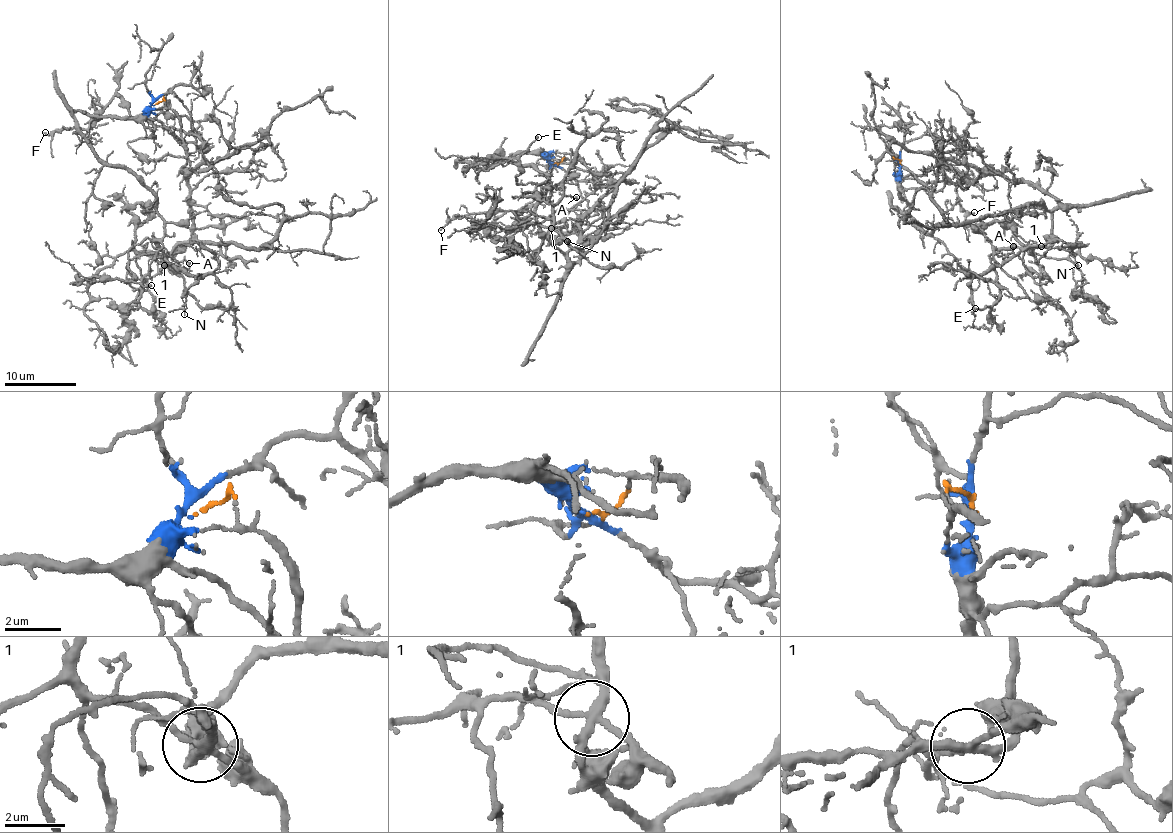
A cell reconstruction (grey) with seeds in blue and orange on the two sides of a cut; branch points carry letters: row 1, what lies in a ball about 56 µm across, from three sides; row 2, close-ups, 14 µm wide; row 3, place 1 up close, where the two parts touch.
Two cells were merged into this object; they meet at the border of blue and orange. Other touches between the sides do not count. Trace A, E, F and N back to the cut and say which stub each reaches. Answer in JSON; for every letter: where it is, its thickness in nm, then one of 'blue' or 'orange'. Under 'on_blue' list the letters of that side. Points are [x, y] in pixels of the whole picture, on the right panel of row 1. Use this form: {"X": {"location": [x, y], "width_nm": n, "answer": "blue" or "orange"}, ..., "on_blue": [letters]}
{"A": {"location": [1013, 246], "width_nm": 150, "answer": "orange"}, "E": {"location": [975, 308], "width_nm": 170, "answer": "blue"}, "F": {"location": [974, 212], "width_nm": 120, "answer": "blue"}, "N": {"location": [1078, 265], "width_nm": 90, "answer": "blue"}, "on_blue": ["E", "F", "N"]}

